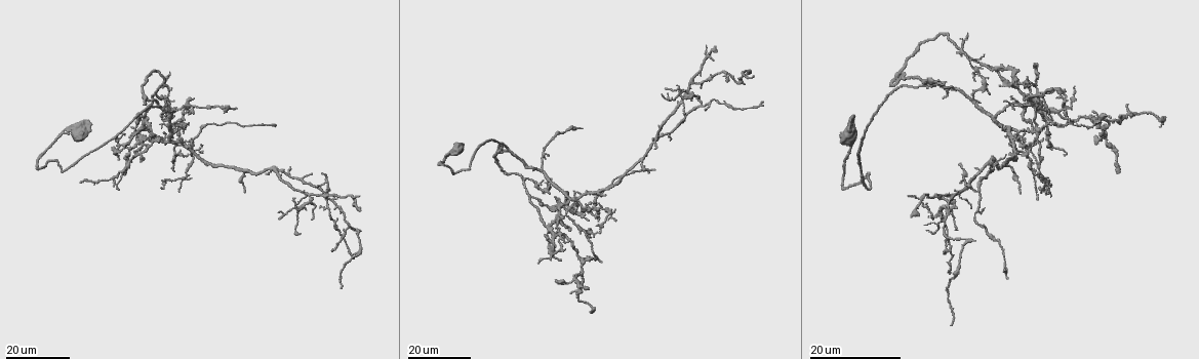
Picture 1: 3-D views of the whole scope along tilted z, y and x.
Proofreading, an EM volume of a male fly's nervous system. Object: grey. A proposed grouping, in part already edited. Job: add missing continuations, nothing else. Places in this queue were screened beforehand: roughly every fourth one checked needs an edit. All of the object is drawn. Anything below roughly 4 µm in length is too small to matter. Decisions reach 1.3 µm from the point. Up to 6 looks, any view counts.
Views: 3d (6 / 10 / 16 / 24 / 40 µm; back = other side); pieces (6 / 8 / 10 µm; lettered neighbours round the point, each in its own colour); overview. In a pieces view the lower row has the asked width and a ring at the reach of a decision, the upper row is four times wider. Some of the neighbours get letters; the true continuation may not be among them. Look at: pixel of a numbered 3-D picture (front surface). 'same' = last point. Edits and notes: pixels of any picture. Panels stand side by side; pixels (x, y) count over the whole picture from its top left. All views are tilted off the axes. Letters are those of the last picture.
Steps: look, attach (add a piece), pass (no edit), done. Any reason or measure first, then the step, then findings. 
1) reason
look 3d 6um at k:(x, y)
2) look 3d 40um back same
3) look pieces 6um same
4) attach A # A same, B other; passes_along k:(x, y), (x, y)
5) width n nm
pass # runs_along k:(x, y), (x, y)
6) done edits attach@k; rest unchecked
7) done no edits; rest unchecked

tapers out
look 3d 24um at 1:(359, 197)

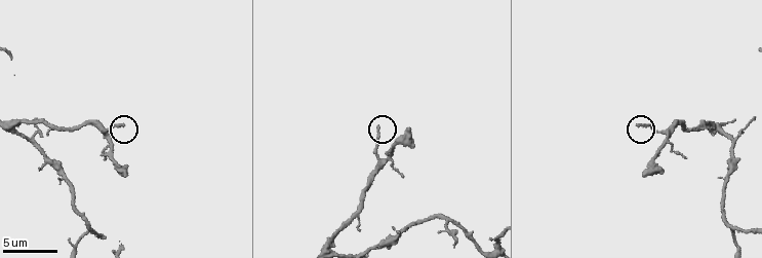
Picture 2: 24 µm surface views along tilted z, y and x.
see the neighbours
look pieces 6um at 2:(375, 127)

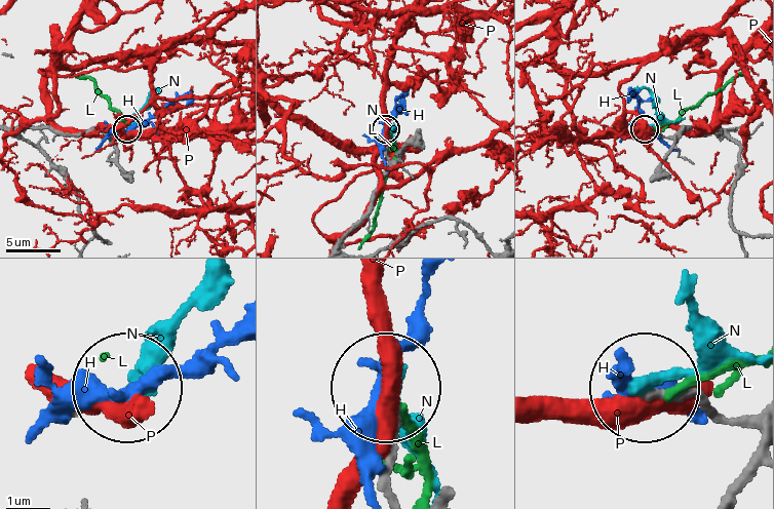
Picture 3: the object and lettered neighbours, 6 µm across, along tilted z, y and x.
pass # H other, L other, N other, P other; runs_along 3:(392, 493), (393, 388); none of them fits

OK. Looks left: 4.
long arm stops here
look pieces 8um at 2:(646, 176)

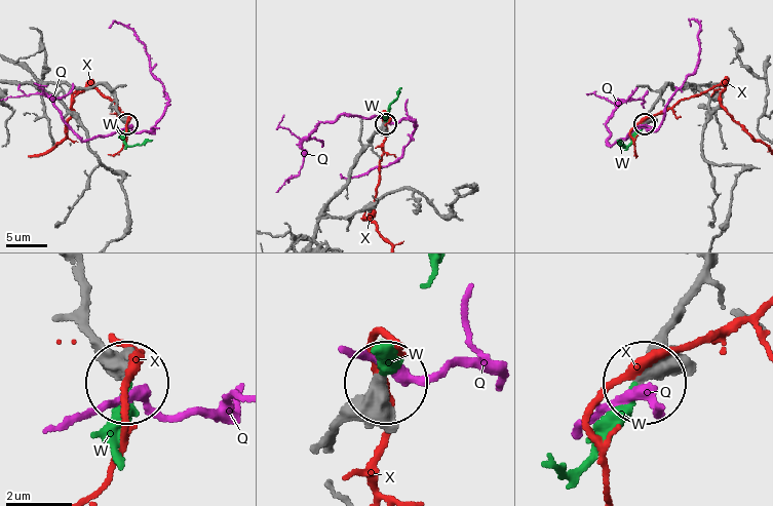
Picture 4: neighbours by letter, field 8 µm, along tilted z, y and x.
width 350 nm
attach W # Q other, W same, X other; passes_along 4:(691, 300), (634, 382), (628, 418), (589, 460), (554, 470); the neuron continues

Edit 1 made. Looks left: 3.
see it whole again
look overview

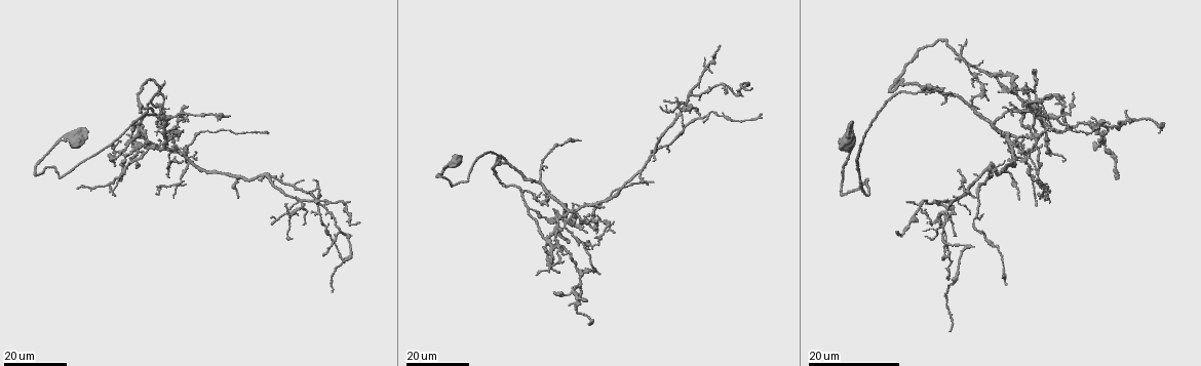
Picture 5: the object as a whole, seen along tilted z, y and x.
free end
look 3d 16um at 5:(302, 178)

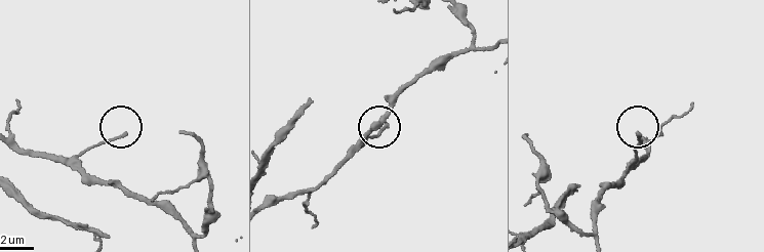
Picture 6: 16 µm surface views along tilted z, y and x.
look pieces 10um at 6:(122, 132)

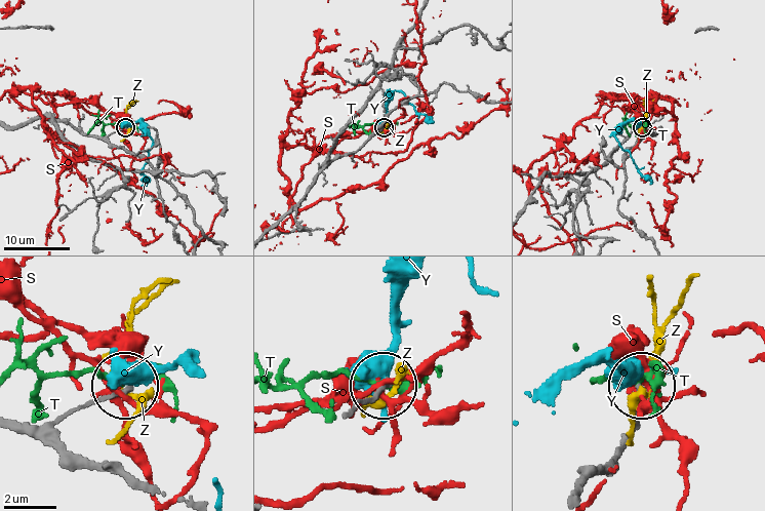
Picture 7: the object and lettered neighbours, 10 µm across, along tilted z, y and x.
pass # S other, T other, Y other, Z other; runs_along 7:(19, 423), (50, 423), (123, 387); none of them fits

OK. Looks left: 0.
done edits attach@4; rest unchecked

